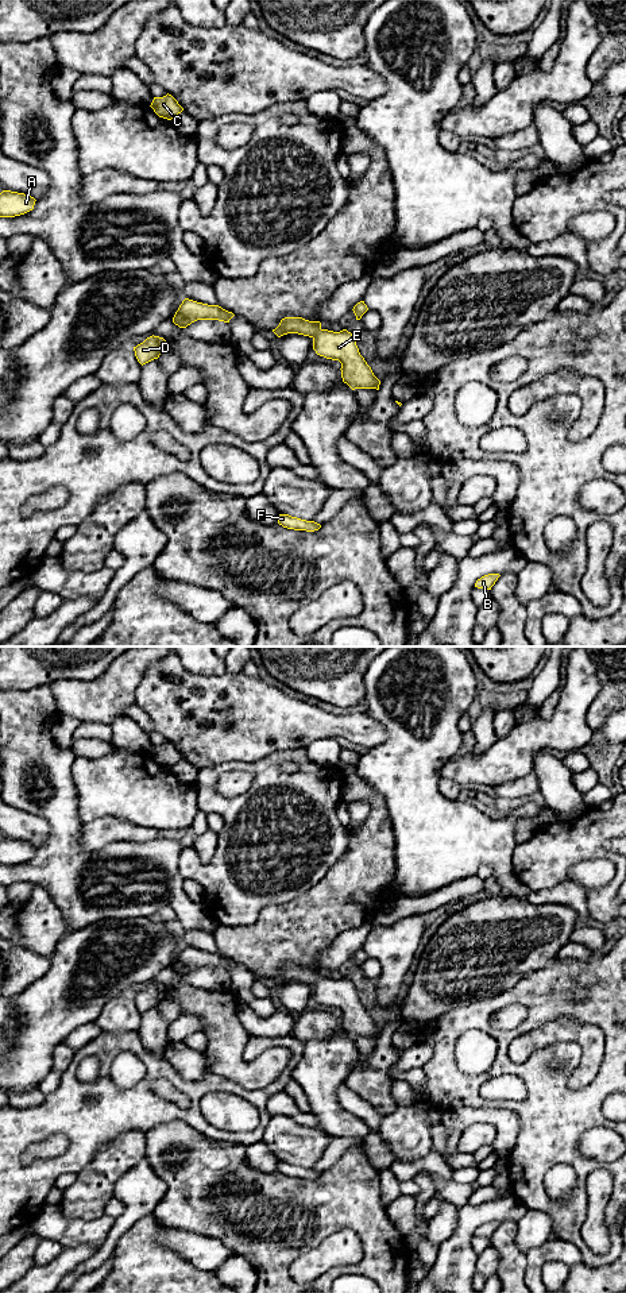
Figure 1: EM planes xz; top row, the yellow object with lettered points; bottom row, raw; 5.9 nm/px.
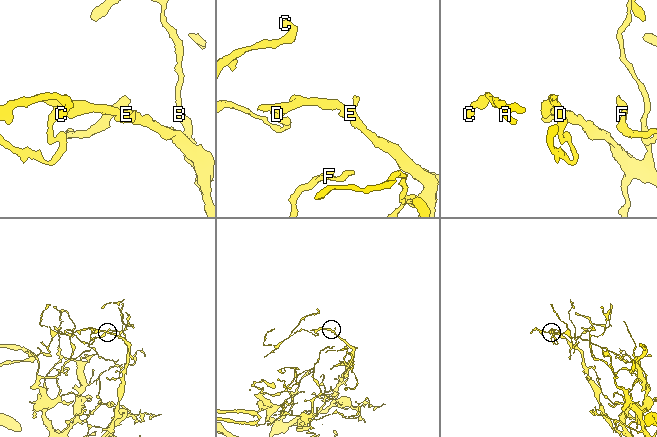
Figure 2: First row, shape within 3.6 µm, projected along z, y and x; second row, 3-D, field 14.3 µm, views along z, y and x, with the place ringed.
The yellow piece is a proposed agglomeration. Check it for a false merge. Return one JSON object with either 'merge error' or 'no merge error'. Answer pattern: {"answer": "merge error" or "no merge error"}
{"answer": "no merge error"}

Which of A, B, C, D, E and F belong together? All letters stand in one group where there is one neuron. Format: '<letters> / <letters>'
A B C D E F

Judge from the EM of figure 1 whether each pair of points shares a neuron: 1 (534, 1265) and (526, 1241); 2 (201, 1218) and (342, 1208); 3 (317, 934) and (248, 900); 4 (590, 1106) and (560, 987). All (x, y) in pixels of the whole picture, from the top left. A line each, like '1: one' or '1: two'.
1: two
2: one
3: two
4: one

